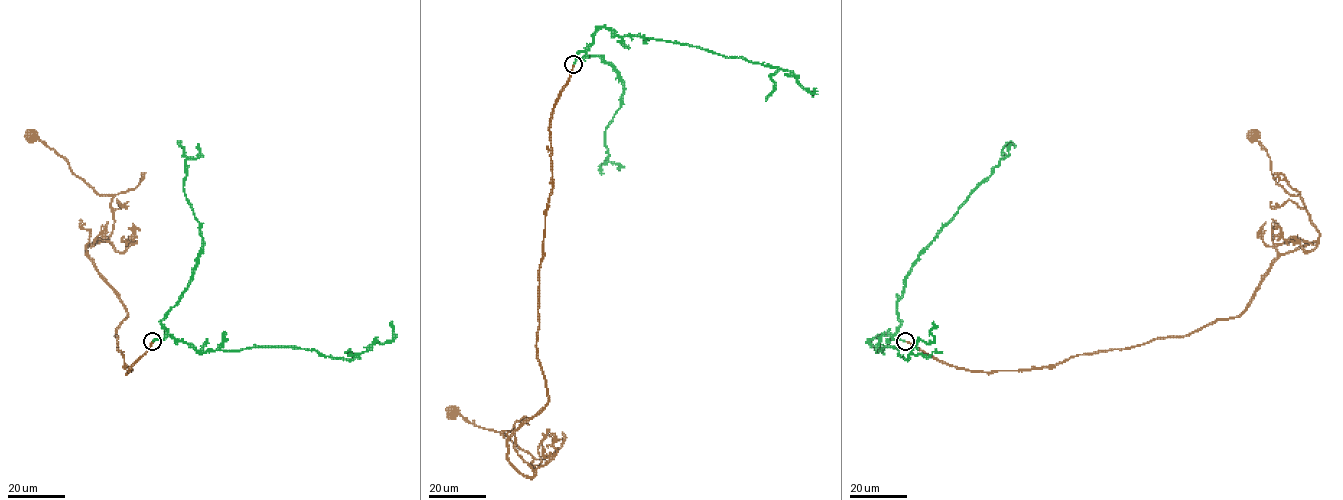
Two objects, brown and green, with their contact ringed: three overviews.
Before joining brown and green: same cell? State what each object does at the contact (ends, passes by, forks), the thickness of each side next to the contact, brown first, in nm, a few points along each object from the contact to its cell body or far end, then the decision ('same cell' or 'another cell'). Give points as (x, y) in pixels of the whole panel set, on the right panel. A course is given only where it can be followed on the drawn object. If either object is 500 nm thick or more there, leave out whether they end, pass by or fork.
brown ends; green ends; calibres 240 and 320 nm; course brown (906, 341), (957, 367), (1025, 371), (1238, 316), (1273, 262), (1318, 238), (1254, 135); course green (905, 341), (888, 335), (869, 342), (877, 351), (891, 346), (908, 359), (919, 340), (933, 341), (934, 322); same cell

